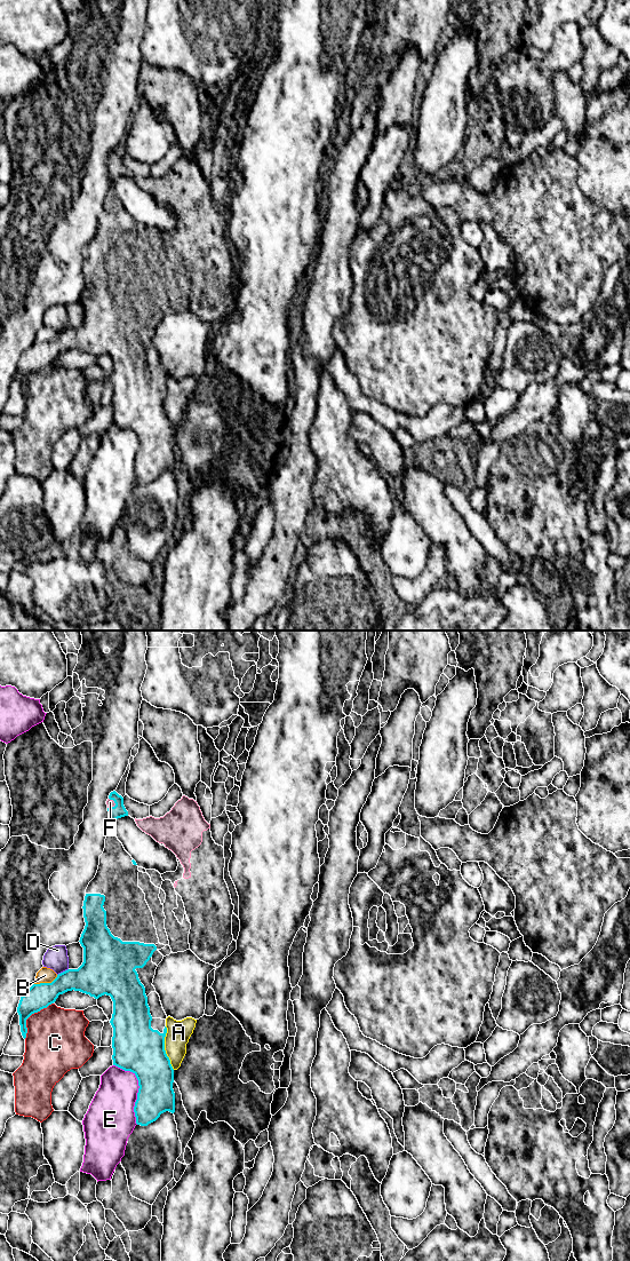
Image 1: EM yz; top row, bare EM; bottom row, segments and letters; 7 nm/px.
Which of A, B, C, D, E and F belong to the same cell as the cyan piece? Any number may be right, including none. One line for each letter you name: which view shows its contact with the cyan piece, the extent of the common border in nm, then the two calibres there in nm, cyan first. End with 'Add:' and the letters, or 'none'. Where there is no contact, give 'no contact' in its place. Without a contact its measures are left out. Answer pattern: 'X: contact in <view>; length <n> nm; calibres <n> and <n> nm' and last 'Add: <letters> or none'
F: contact in yz; length 80 nm; calibres 90 and 50 nm
Add: F

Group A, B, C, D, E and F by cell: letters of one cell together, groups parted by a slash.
A / B / C / D / E / F

